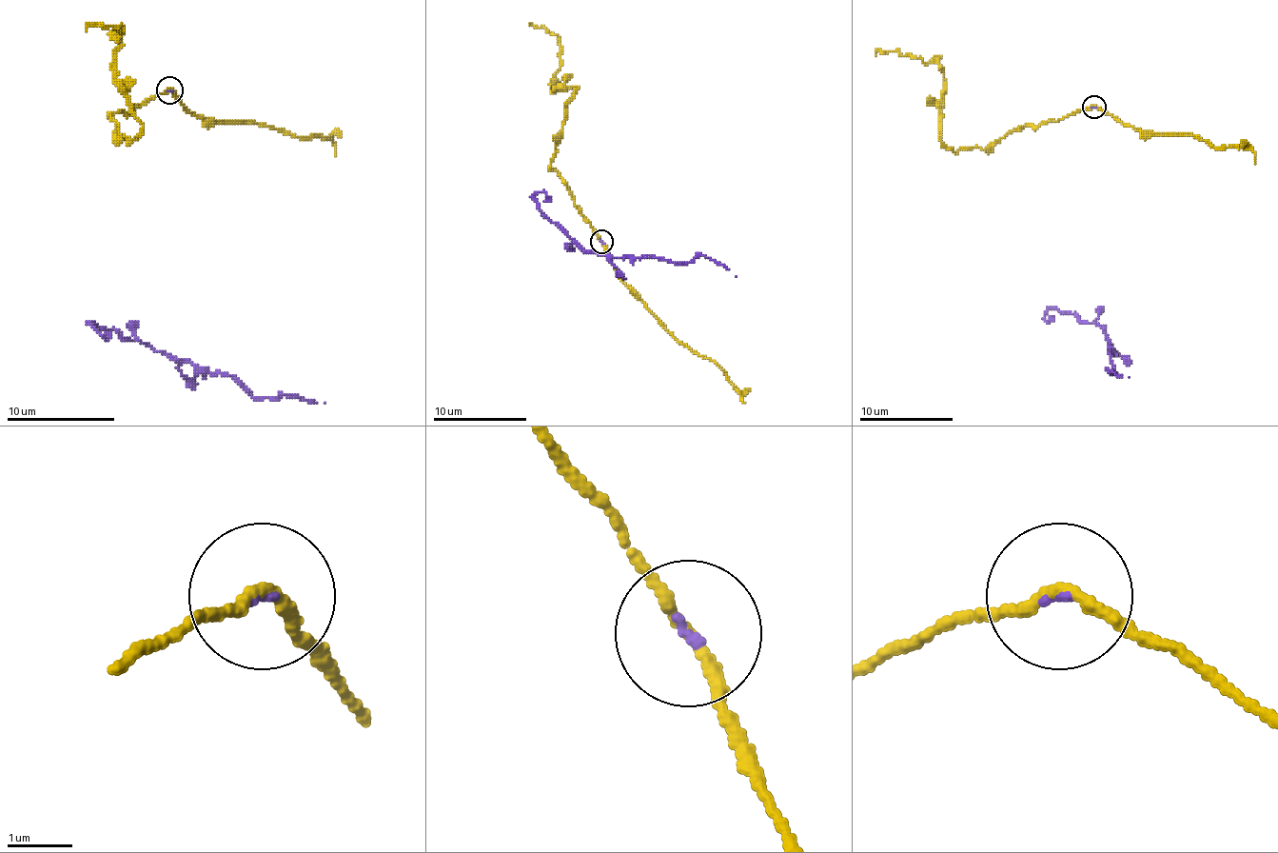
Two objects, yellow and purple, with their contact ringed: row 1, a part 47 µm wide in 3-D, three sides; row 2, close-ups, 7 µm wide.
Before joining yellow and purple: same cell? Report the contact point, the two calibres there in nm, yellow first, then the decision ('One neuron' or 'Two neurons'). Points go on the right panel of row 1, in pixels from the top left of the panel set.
Place: (1094, 107). Thickness 170 nm (yellow) against 80 nm. One neuron

